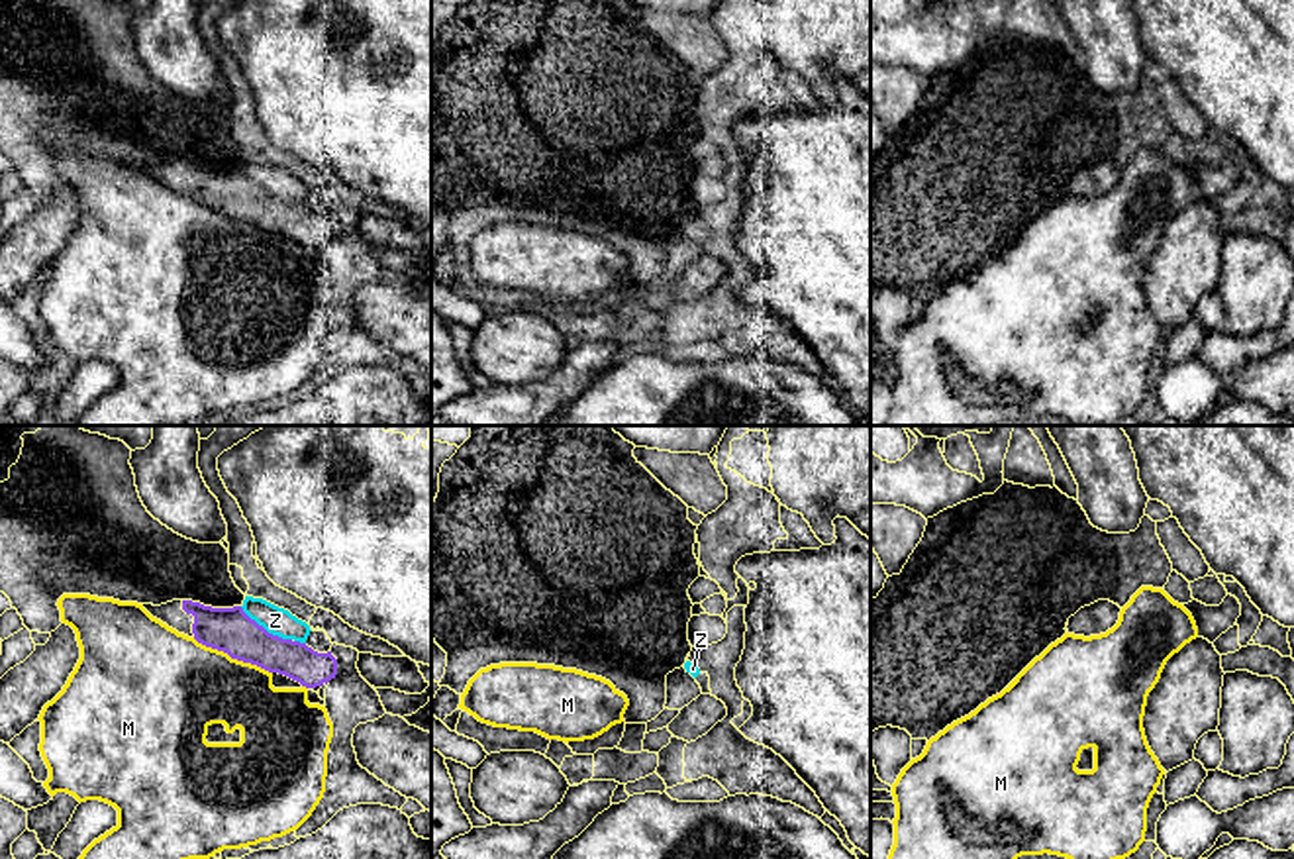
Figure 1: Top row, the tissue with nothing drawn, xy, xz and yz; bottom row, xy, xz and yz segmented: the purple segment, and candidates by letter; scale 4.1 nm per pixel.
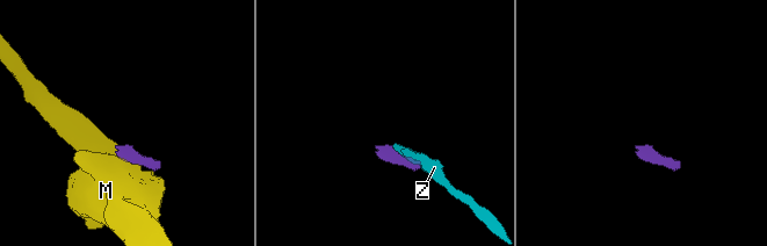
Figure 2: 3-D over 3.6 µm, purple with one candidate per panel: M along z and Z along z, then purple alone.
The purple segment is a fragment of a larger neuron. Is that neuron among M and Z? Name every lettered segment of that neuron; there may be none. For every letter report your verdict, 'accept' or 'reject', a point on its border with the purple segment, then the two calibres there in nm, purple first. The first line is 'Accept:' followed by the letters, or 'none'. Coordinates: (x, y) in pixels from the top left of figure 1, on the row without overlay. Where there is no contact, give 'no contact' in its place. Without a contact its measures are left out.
Accept: none
M: reject; meets purple in xy at (232, 218); 190 nm thick on the purple side, 400 nm on the other
Z: reject; meets purple in xy at (263, 189); 190 nm thick on the purple side, 110 nm on the other

